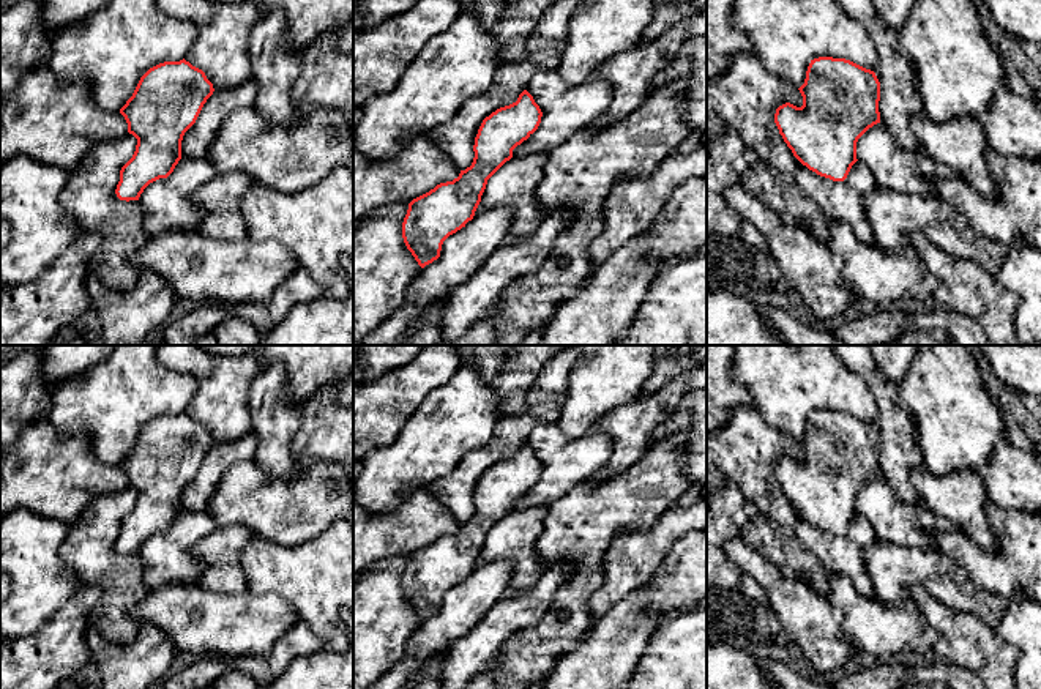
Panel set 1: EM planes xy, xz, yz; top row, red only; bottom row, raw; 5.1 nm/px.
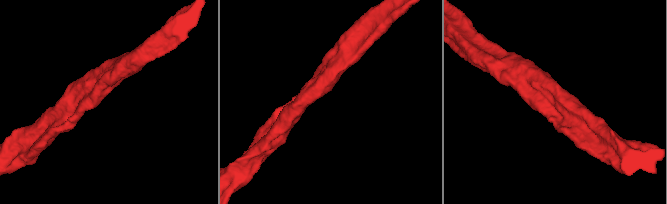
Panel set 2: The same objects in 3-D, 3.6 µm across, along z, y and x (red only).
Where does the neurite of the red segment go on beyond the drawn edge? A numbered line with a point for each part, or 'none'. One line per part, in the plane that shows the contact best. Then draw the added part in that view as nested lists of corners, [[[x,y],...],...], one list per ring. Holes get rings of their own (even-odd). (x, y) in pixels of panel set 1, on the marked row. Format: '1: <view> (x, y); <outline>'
1: xz (567, 108); [[[558,69],[536,73],[525,90],[543,117],[538,129],[513,150],[513,158],[549,151],[576,131],[588,128],[612,102],[609,82],[590,77],[582,84],[568,84]]]

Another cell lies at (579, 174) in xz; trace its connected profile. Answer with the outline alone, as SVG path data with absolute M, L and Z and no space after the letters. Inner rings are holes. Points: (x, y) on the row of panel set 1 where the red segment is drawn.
M686 76L675 79L623 120L598 131L582 128L547 151L536 202L544 218L571 208L574 221L541 268L511 284L489 312L498 345L519 345L584 287L596 265L590 246L604 230L603 207L615 181L651 175L692 134L683 118L688 90Z

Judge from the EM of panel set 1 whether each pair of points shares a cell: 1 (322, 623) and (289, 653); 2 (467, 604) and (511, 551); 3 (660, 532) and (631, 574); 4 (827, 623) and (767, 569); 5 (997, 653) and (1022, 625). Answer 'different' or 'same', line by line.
1: different
2: same
3: same
4: same
5: different

